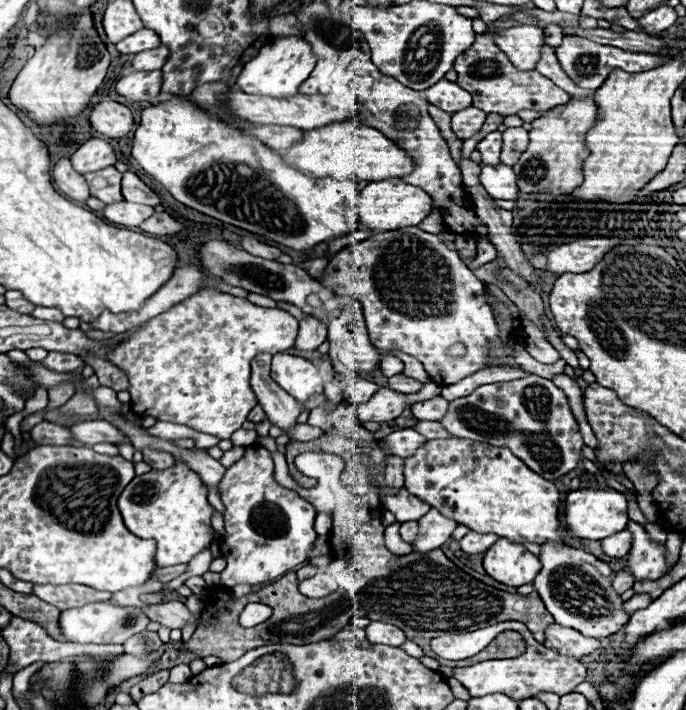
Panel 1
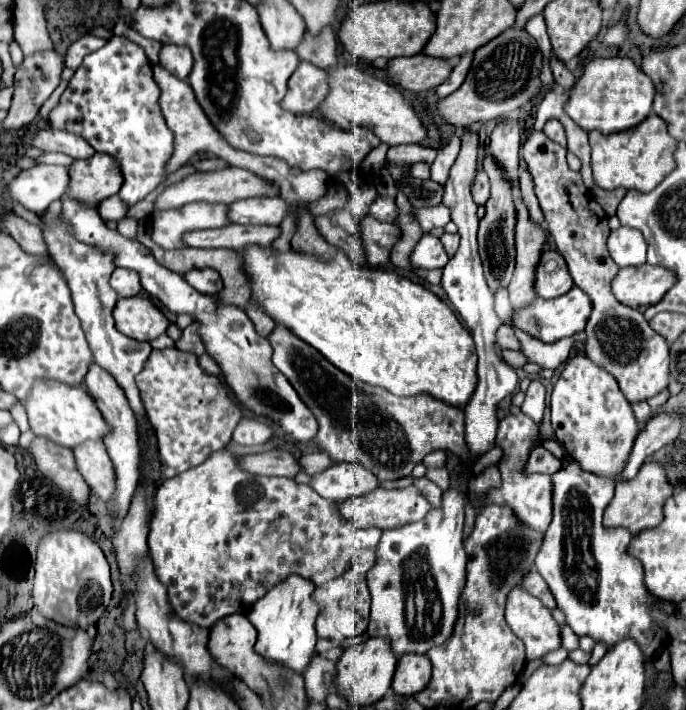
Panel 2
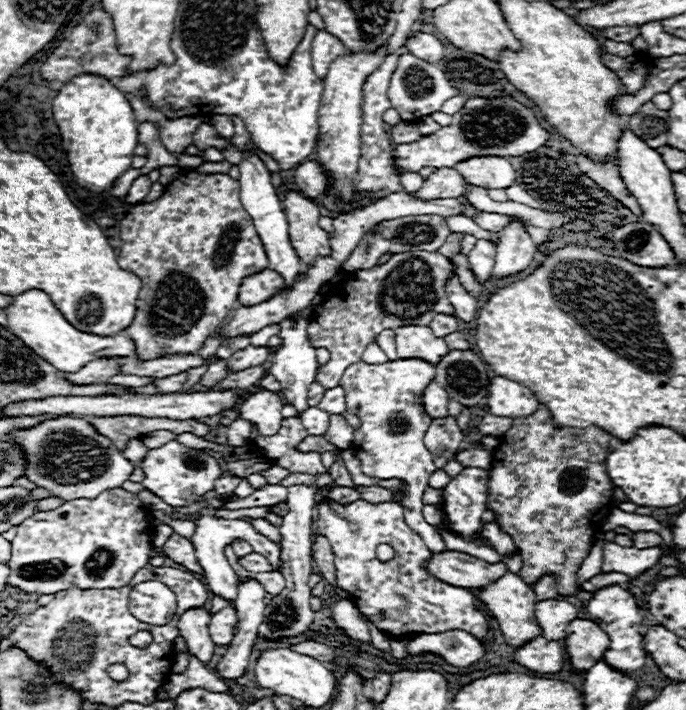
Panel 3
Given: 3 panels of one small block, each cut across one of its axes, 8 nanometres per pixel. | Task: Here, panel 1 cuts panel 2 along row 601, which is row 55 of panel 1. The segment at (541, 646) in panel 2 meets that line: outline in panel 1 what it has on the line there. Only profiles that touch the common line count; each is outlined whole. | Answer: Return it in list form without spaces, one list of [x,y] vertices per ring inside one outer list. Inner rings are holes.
[[[522,24],[522,26],[512,26],[512,28],[506,28],[506,30],[498,30],[498,32],[492,34],[492,38],[494,38],[494,44],[510,58],[510,62],[518,70],[534,70],[536,68],[536,62],[540,60],[540,46],[544,44],[544,30],[542,28]]]

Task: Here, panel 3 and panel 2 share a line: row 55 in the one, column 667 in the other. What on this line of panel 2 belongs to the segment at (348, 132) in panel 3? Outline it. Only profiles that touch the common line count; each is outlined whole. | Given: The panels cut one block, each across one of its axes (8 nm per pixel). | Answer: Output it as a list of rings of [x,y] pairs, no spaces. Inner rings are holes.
[[[532,132],[528,136],[528,140],[522,144],[522,156],[534,178],[534,190],[540,200],[546,228],[556,244],[556,250],[564,256],[574,284],[592,298],[594,308],[586,324],[586,356],[616,378],[622,394],[630,404],[660,394],[660,390],[664,390],[670,382],[670,346],[648,326],[642,312],[620,304],[612,294],[610,284],[620,272],[620,266],[606,250],[610,228],[604,210],[584,186],[582,174],[570,170],[566,162],[566,148],[546,138],[542,132]]]

